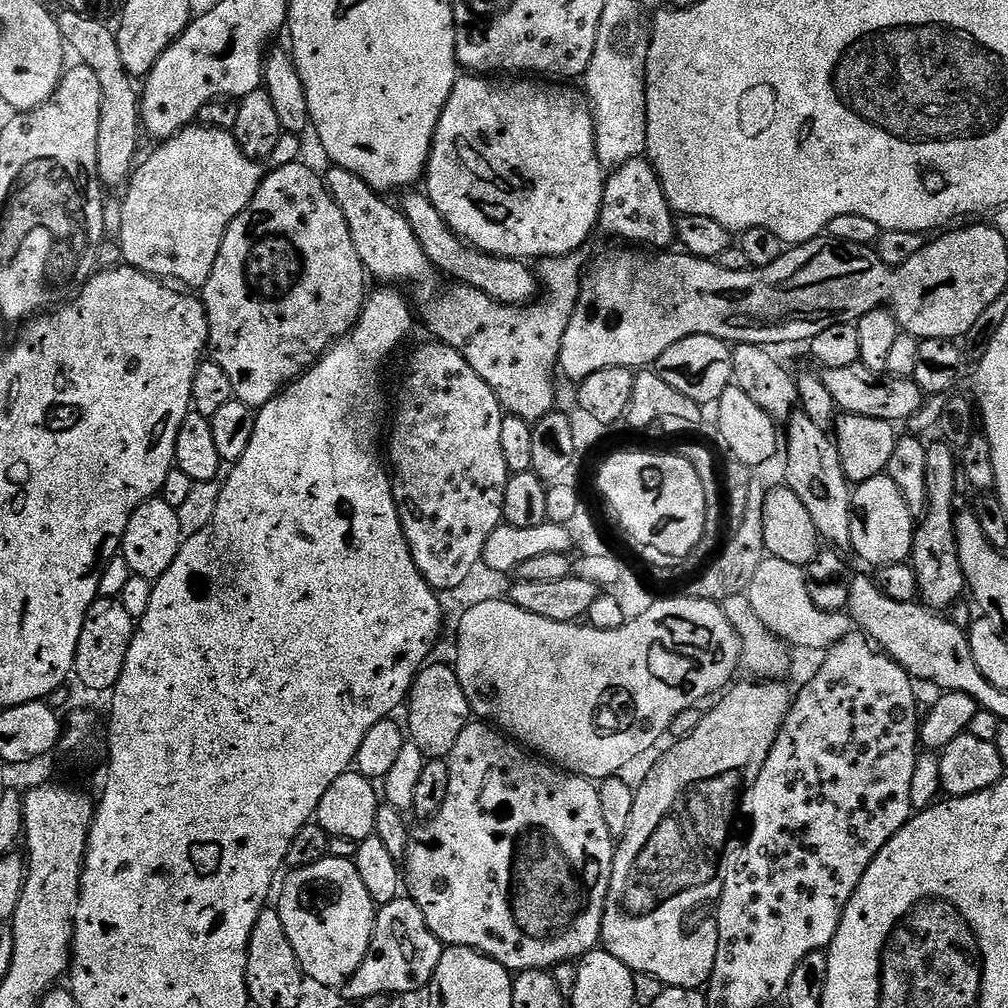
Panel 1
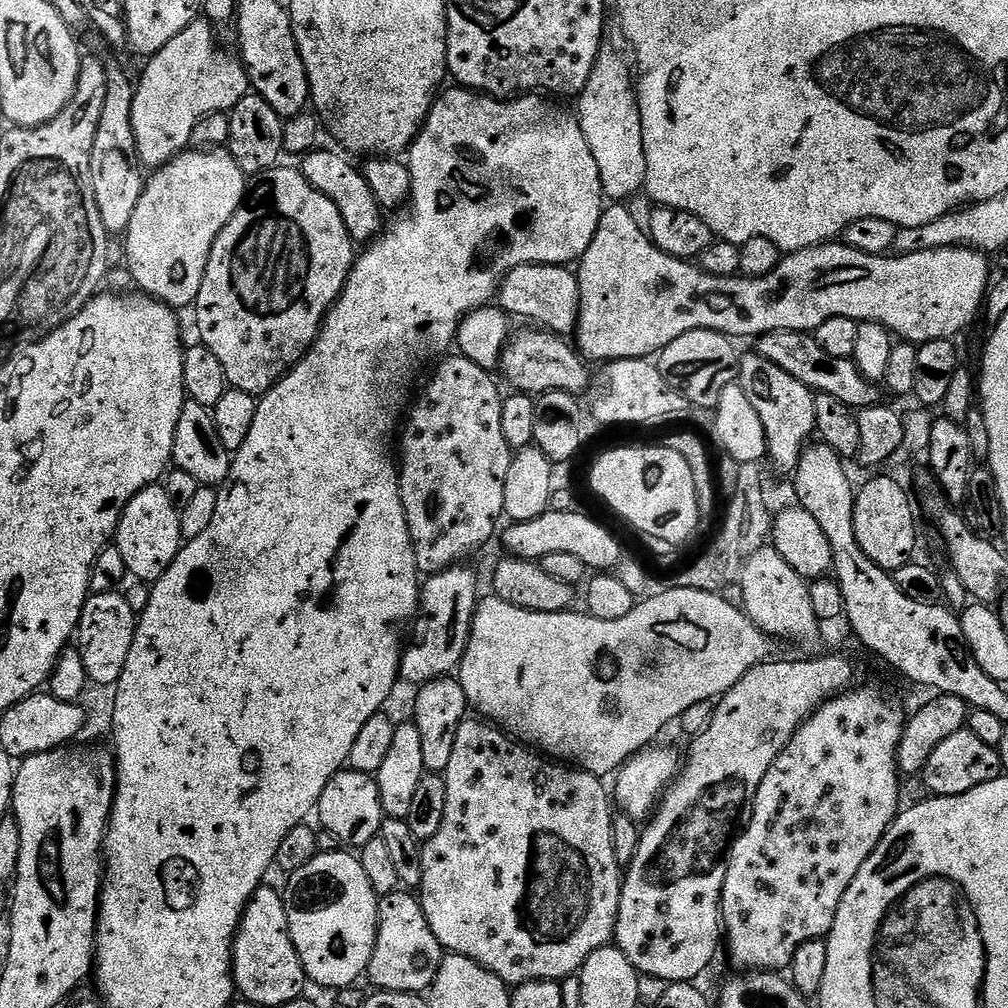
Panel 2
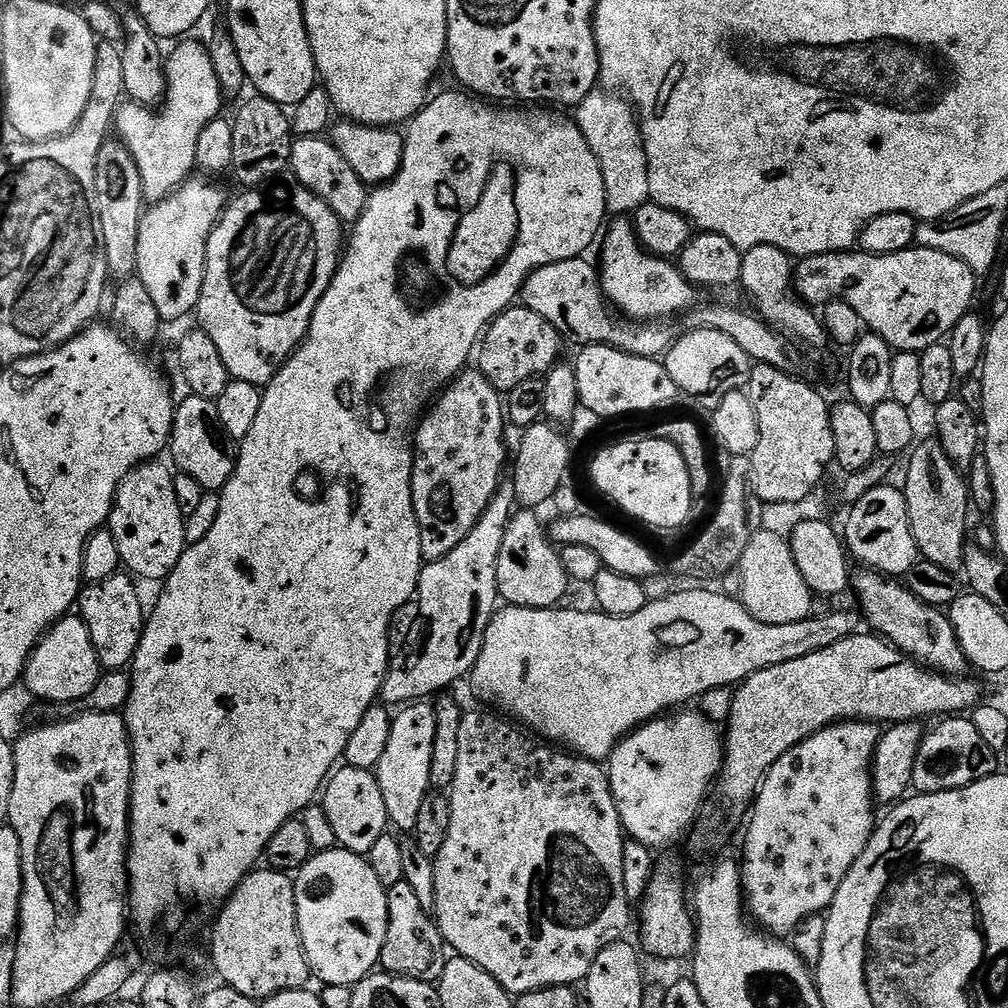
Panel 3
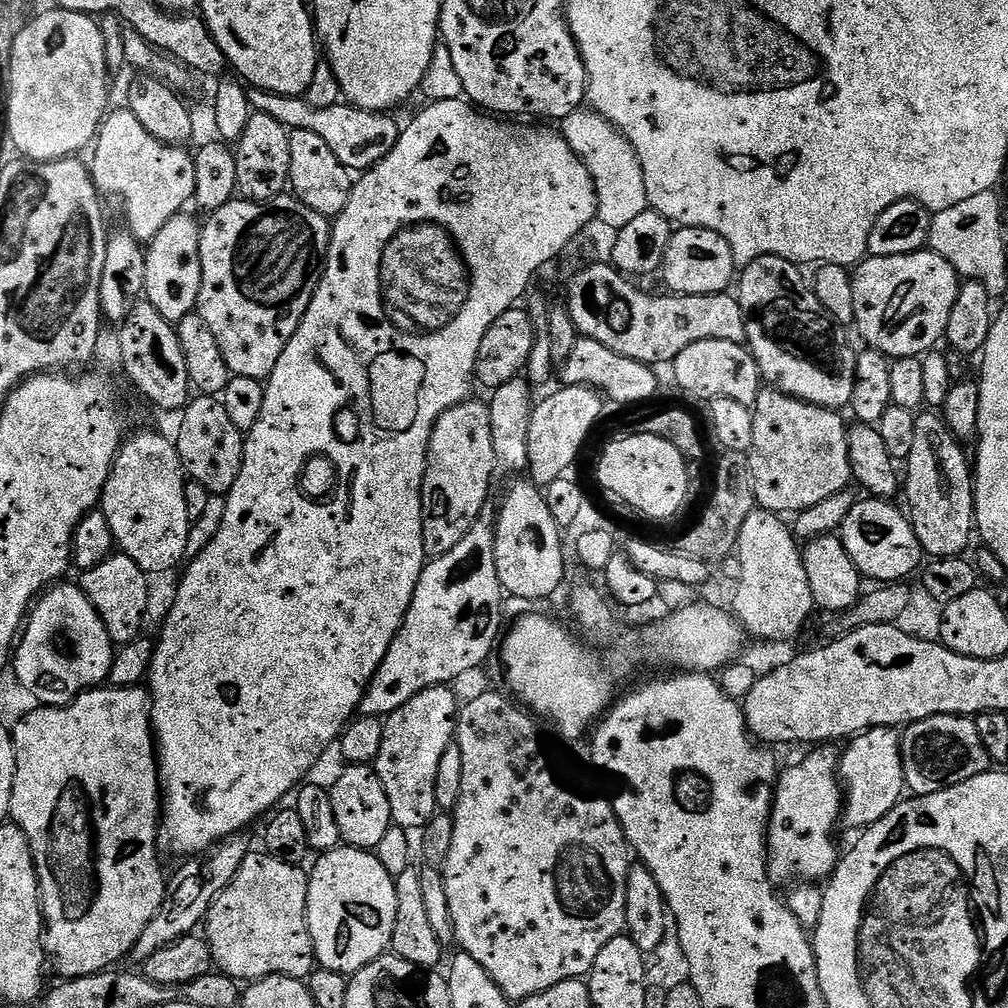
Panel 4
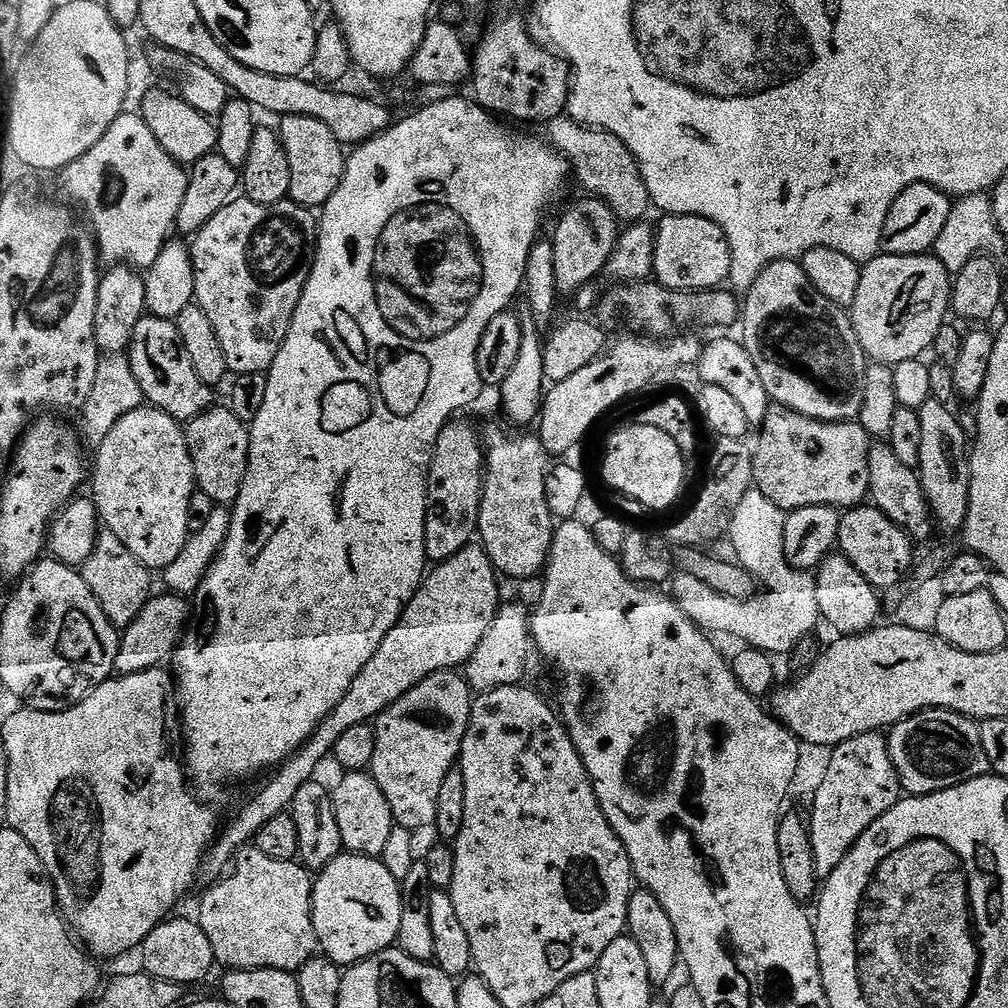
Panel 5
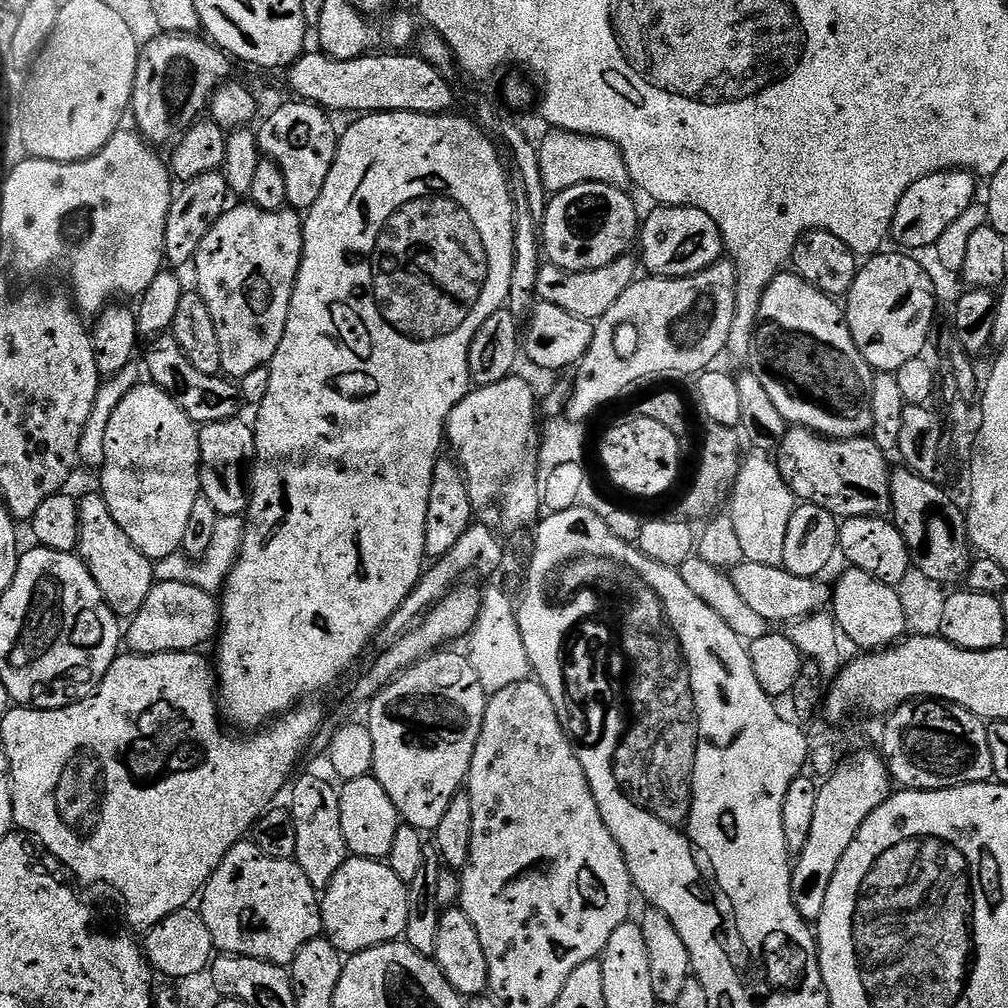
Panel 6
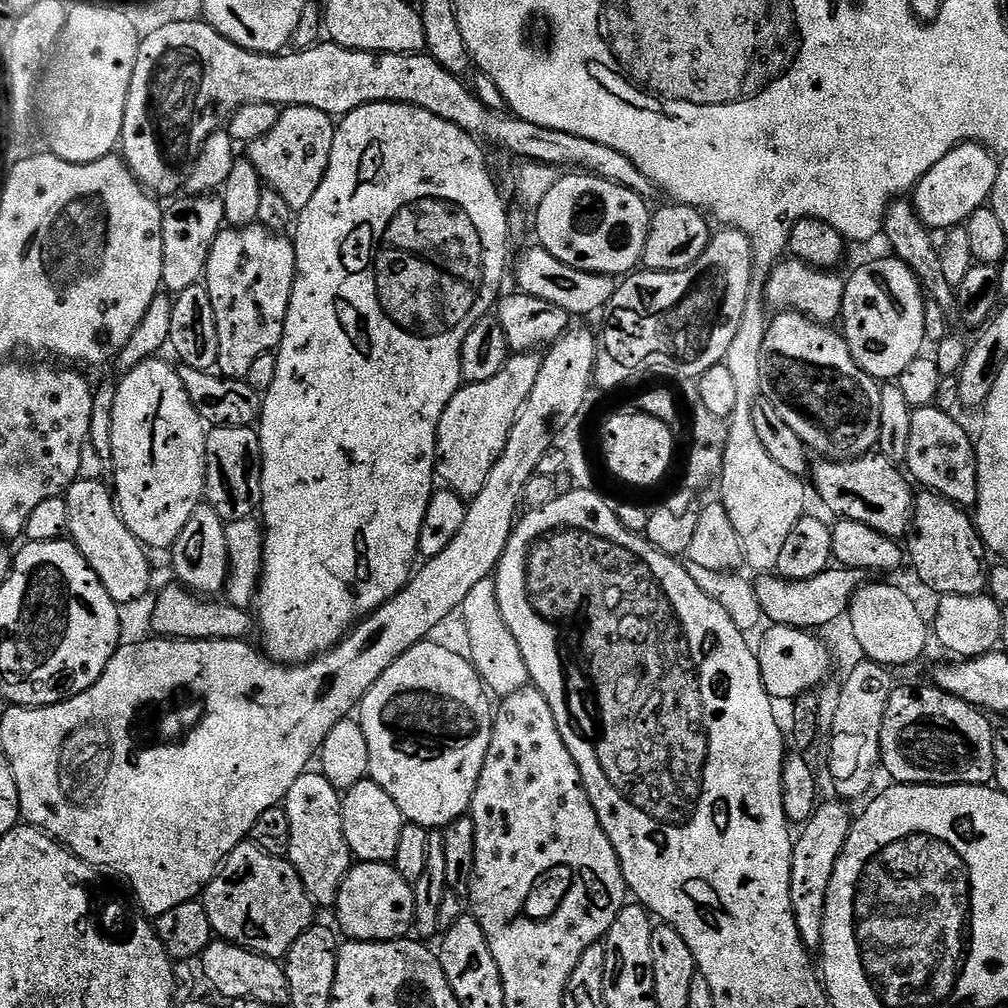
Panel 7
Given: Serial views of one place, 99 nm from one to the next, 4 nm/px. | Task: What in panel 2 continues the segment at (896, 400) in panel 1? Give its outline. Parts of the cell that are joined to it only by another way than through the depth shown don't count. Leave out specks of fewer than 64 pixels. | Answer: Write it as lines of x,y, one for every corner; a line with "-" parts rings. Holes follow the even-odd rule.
774,330
759,337
755,344
755,355
766,358
766,362
774,362
774,366
786,370
790,378
798,378
798,382
812,389
813,393
838,398
838,402
842,402
853,410
869,408
881,403
881,389
860,373
856,361
846,358
830,358
830,354
826,354
826,350
818,346
815,335
794,330

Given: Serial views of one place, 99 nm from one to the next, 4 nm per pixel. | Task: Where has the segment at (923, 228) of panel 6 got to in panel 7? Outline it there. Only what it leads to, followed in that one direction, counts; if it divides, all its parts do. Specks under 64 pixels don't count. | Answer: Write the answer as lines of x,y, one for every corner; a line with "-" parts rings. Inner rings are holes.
960,144
942,162
938,162
916,183
910,201
916,208
917,216
929,230
944,228
951,230
961,227
979,208
985,207
992,199
994,182
998,178
999,159
992,149
983,144

